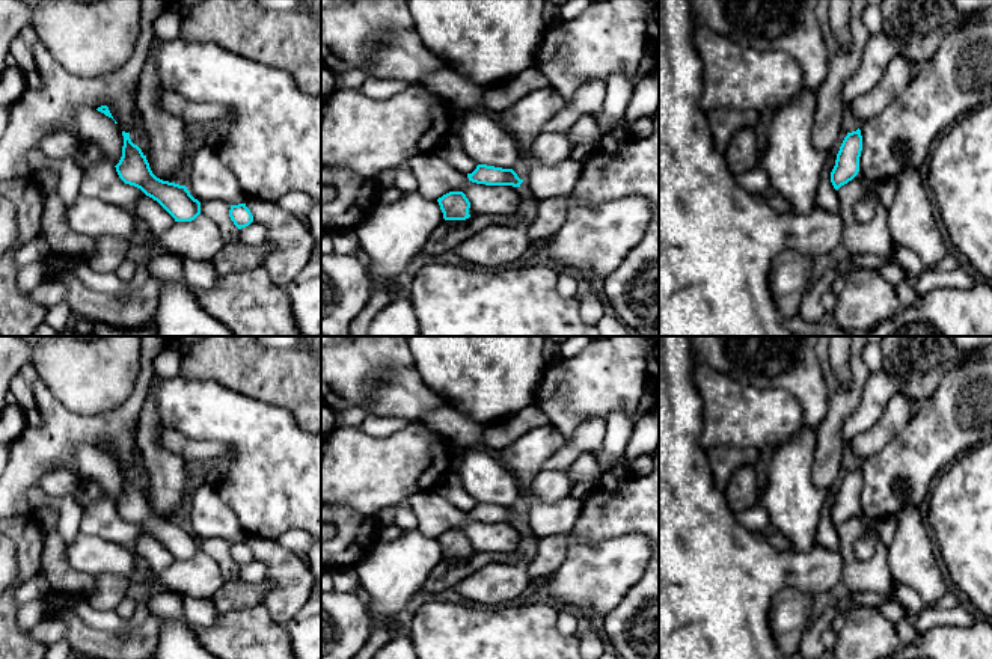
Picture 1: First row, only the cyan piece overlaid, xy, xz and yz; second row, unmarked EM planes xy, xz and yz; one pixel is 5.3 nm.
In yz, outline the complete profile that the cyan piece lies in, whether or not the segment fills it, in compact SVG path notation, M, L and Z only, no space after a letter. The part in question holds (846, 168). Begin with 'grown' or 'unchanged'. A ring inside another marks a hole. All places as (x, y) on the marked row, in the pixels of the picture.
grown | M861 130L847 133L844 137L840 151L837 154L835 166L831 172L831 182L835 190L841 185L847 184L853 178L859 178L865 182L868 192L867 195L858 202L853 214L858 222L868 223L876 211L877 192L876 182L868 181L861 169L859 169L859 157L862 151L862 136Z

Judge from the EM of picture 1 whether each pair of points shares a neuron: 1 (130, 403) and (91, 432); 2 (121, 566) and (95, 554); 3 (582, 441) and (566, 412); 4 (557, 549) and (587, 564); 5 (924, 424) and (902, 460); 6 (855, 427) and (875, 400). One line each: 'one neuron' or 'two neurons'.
1: one neuron
2: one neuron
3: two neurons
4: two neurons
5: one neuron
6: one neuron

